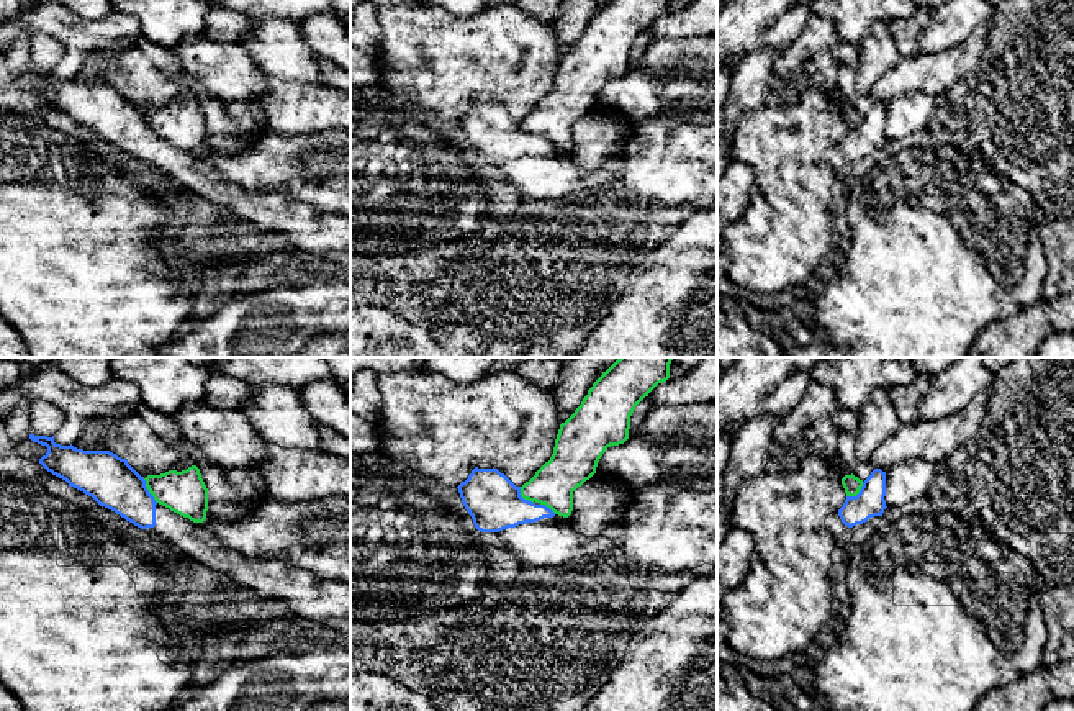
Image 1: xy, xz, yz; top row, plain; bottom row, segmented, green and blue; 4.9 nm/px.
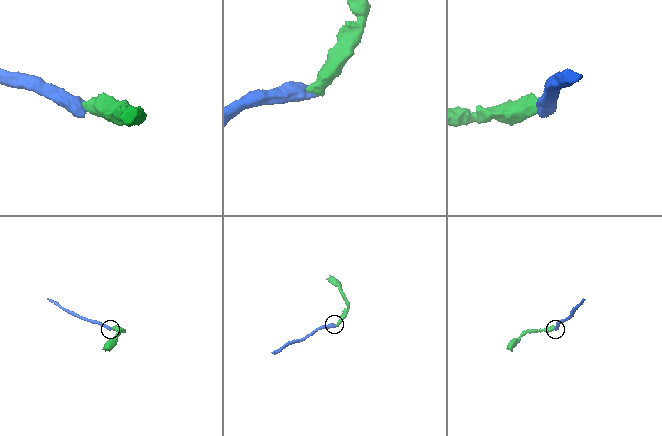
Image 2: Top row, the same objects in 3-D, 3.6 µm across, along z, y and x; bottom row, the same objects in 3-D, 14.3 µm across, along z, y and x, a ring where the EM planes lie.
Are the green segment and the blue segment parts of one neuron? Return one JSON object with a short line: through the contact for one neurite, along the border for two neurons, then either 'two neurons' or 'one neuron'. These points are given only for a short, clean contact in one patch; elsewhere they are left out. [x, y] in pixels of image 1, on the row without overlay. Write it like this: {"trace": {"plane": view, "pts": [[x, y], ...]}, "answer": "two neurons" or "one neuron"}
{"trace": {"plane": "xy", "pts": [[143, 112], [148, 125], [157, 135]]}, "answer": "two neurons"}

